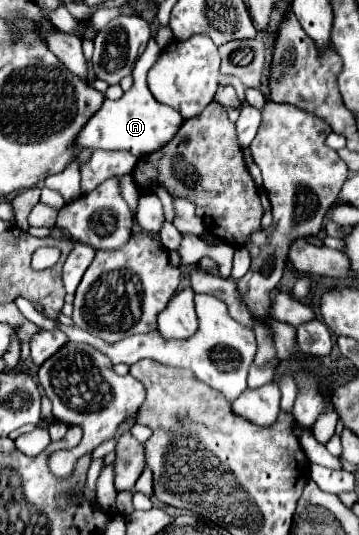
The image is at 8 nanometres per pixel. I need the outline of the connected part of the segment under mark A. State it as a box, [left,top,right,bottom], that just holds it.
[77,39,184,157]

